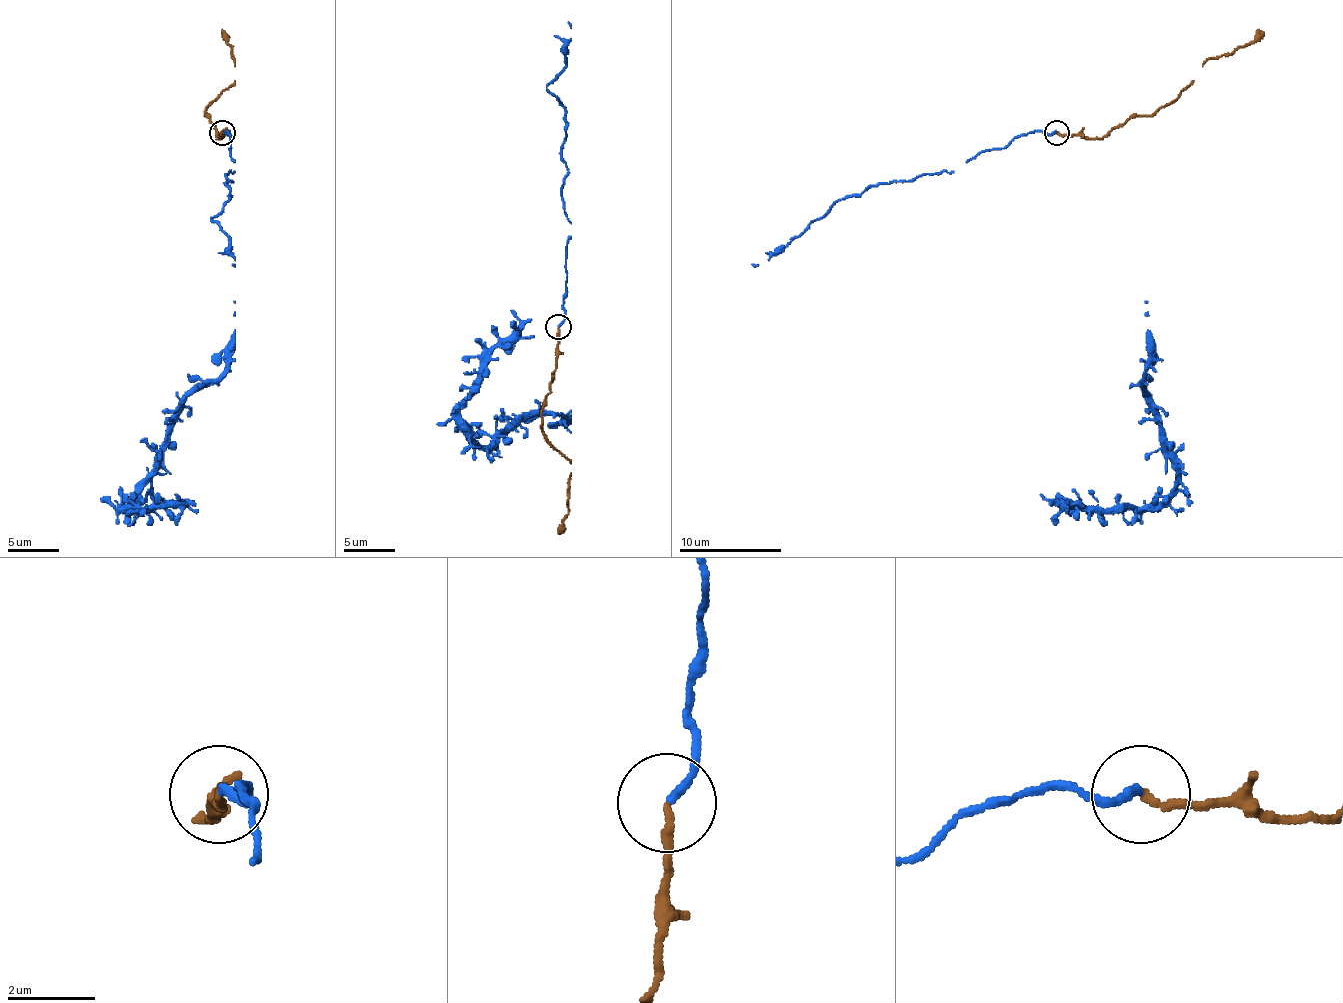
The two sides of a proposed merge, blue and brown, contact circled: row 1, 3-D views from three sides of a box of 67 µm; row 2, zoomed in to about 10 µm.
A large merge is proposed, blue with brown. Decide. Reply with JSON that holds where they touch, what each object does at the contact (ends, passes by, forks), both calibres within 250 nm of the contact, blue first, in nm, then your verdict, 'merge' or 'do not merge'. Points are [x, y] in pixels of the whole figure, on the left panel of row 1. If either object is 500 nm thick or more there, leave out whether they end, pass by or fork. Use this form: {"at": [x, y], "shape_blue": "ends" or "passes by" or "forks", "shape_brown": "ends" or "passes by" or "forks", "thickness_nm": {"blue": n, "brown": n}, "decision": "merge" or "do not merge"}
{"at": [222, 133], "shape_blue": "ends", "shape_brown": "ends", "thickness_nm": {"blue": 180, "brown": 180}, "decision": "merge"}

